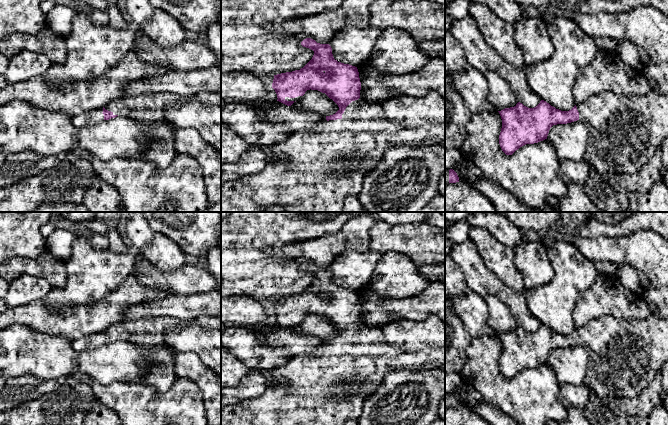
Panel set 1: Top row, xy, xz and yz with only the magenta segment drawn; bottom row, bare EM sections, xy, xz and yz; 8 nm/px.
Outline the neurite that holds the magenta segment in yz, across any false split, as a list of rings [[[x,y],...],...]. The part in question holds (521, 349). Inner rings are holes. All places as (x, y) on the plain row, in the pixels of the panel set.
[[[652,314],[640,320],[623,320],[604,315],[576,328],[569,335],[561,335],[541,324],[534,332],[528,332],[518,326],[514,331],[498,336],[502,343],[499,368],[506,379],[512,379],[526,368],[547,363],[553,349],[580,343],[588,353],[583,383],[601,399],[611,396],[625,399],[638,397],[668,360],[668,319],[658,319]]]

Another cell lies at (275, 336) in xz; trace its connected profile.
[[[279,325],[255,326],[253,330],[258,335],[258,339],[265,342],[267,346],[282,348],[292,353],[306,353],[318,351],[325,347],[314,336],[297,335],[291,330],[287,330]]]

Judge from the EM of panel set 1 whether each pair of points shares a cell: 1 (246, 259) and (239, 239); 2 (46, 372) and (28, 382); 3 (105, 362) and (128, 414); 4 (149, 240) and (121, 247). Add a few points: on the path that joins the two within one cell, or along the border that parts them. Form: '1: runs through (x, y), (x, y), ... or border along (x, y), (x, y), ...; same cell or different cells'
1: border along (231, 247), (255, 247), (261, 249); different cells
2: border along (11, 378), (31, 374), (43, 381), (58, 380); different cells
3: border along (91, 376), (103, 384), (137, 384); different cells
4: border along (124, 239), (128, 244); different cells

